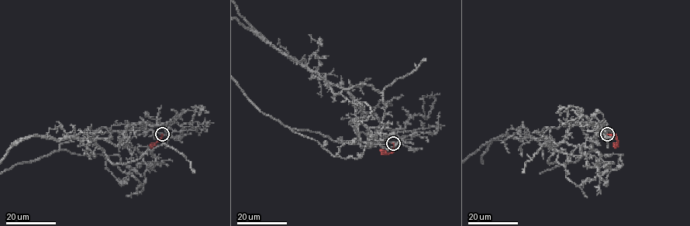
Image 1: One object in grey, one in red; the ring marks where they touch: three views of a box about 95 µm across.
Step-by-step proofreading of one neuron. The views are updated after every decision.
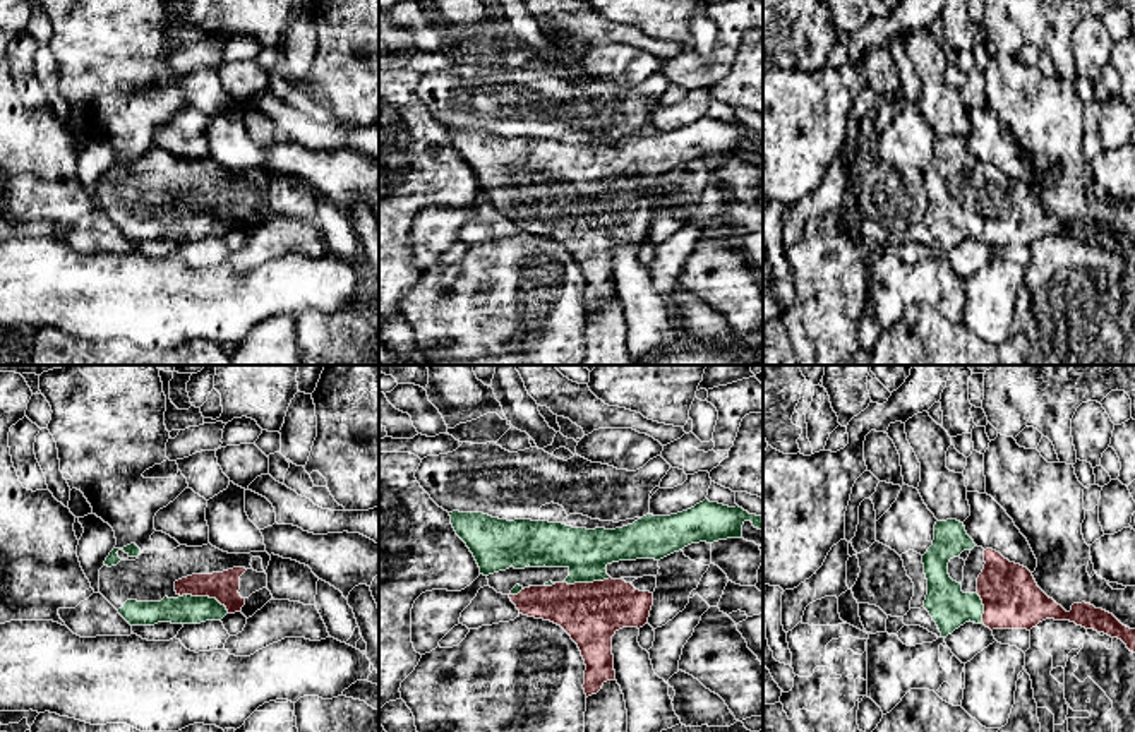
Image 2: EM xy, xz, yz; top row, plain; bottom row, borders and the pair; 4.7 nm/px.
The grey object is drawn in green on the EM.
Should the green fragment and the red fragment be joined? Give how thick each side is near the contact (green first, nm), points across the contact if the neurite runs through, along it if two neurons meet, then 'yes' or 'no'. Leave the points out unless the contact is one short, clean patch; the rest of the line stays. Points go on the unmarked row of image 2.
140 nm thick on the green side, 140 nm on the other; runs through xy (187, 225), (206, 213), (215, 211), (223, 203); yes

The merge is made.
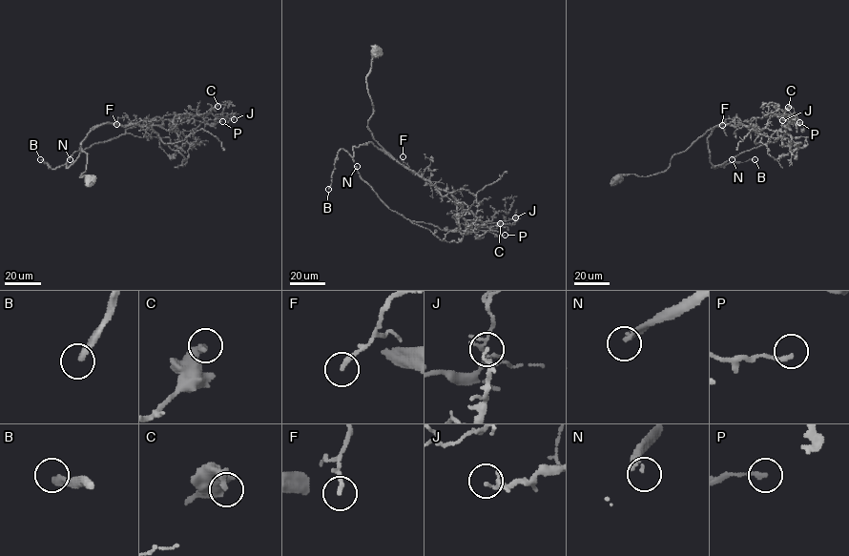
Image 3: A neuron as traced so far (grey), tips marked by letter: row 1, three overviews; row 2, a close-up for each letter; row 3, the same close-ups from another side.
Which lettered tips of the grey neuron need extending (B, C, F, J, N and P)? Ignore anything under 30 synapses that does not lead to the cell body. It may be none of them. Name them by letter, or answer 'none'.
B

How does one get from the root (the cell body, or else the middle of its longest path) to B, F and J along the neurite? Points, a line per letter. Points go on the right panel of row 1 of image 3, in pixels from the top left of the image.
B: (618, 178), (630, 175), (649, 176), (666, 170), (673, 154), (716, 126), (708, 138), (712, 167), (755, 159)
F: (618, 178), (663, 172), (673, 154), (711, 129), (721, 123), (736, 126), (738, 119), (727, 118), (722, 125)
J: (618, 178), (666, 170), (673, 154), (720, 124), (761, 130), (771, 115), (790, 118), (782, 120)

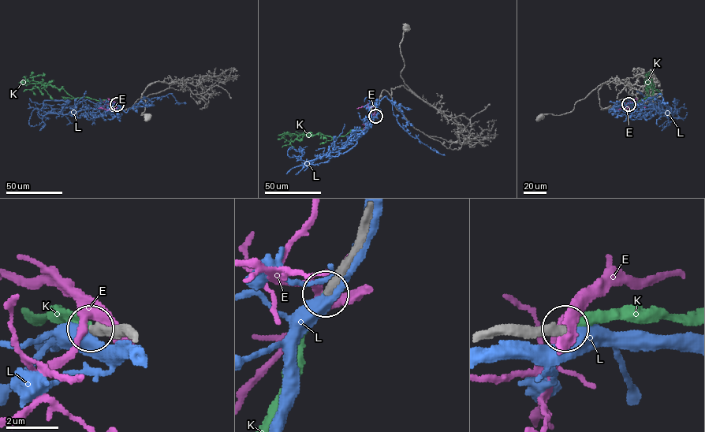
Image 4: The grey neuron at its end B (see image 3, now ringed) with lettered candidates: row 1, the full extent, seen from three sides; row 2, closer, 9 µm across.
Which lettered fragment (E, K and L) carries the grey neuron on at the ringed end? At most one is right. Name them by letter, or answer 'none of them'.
K

